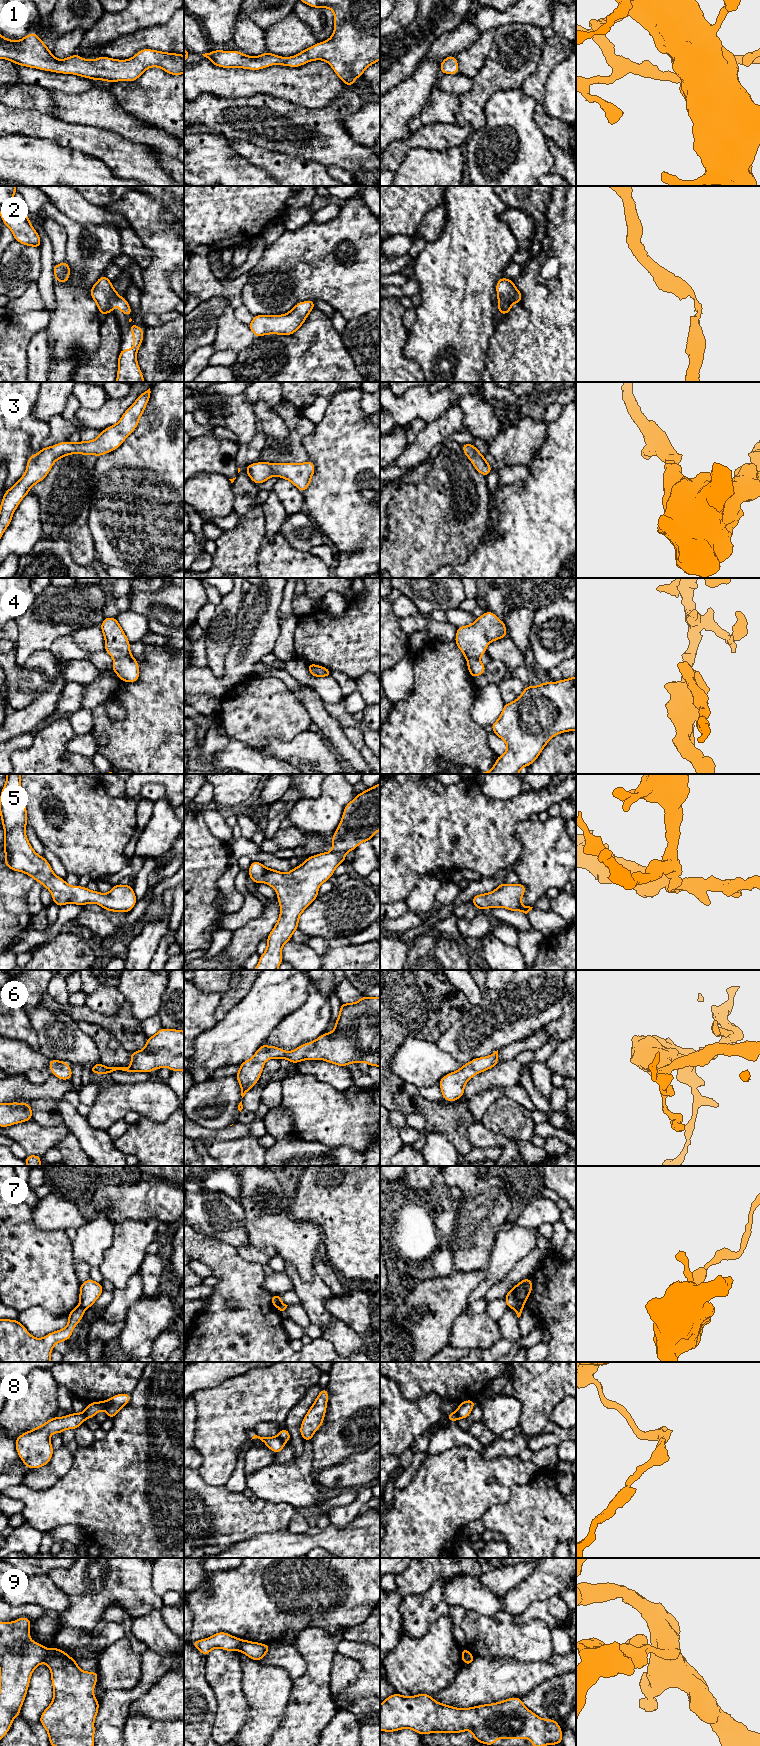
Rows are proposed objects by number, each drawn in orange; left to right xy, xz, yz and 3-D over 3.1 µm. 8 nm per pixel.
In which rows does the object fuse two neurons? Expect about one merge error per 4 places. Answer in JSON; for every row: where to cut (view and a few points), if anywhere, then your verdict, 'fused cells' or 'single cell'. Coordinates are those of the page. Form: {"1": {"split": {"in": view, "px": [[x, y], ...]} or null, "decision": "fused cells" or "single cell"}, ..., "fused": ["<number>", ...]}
{"1": {"split": null, "decision": "single cell"}, "2": {"split": null, "decision": "single cell"}, "3": {"split": null, "decision": "single cell"}, "4": {"split": {"in": "xy", "px": [[130, 654], [124, 657], [117, 657], [114, 660]]}, "decision": "fused cells"}, "5": {"split": null, "decision": "single cell"}, "6": {"split": null, "decision": "single cell"}, "7": {"split": {"in": "xz", "px": [[275, 1294], [277, 1307]]}, "decision": "fused cells"}, "8": {"split": {"in": "xy", "px": [[86, 1409], [84, 1419]]}, "decision": "fused cells"}, "9": {"split": {"in": "xy", "px": [[50, 1650], [44, 1661]]}, "decision": "fused cells"}, "fused": ["4", "7", "8", "9"]}

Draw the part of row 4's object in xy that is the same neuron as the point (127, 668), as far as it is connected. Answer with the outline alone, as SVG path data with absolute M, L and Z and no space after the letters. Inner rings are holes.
M132 655L115 659L112 670L123 682L136 682L140 676L139 664Z

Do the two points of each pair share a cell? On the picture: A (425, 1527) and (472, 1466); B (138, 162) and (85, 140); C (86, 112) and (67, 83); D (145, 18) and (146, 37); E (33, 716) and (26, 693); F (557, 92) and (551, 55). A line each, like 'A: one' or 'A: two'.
A: one
B: one
C: two
D: two
E: two
F: two

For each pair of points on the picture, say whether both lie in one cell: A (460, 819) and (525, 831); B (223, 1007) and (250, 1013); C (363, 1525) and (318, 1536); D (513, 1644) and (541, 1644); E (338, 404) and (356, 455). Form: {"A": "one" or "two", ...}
{"A": "two", "B": "two", "C": "one", "D": "one", "E": "one"}

